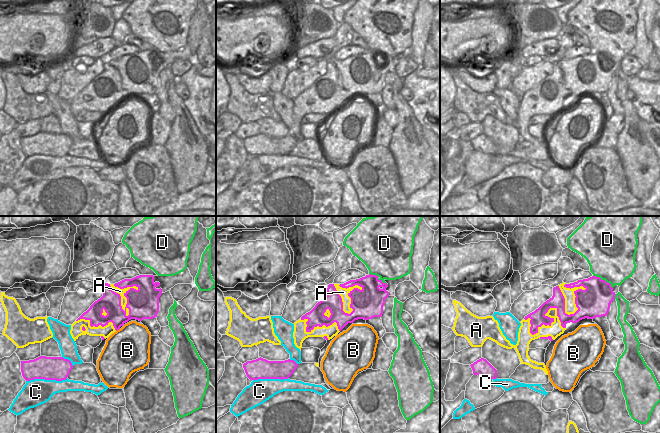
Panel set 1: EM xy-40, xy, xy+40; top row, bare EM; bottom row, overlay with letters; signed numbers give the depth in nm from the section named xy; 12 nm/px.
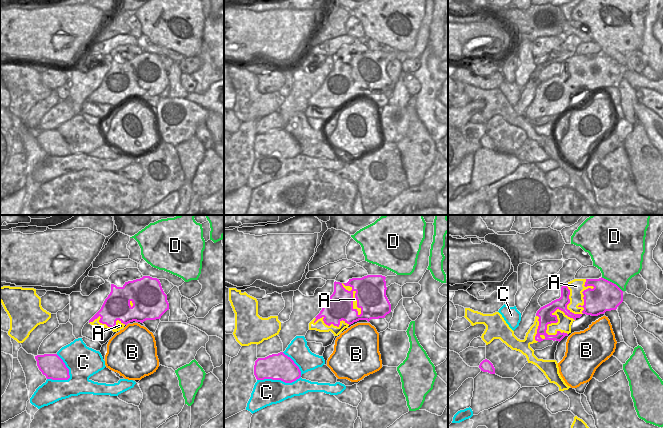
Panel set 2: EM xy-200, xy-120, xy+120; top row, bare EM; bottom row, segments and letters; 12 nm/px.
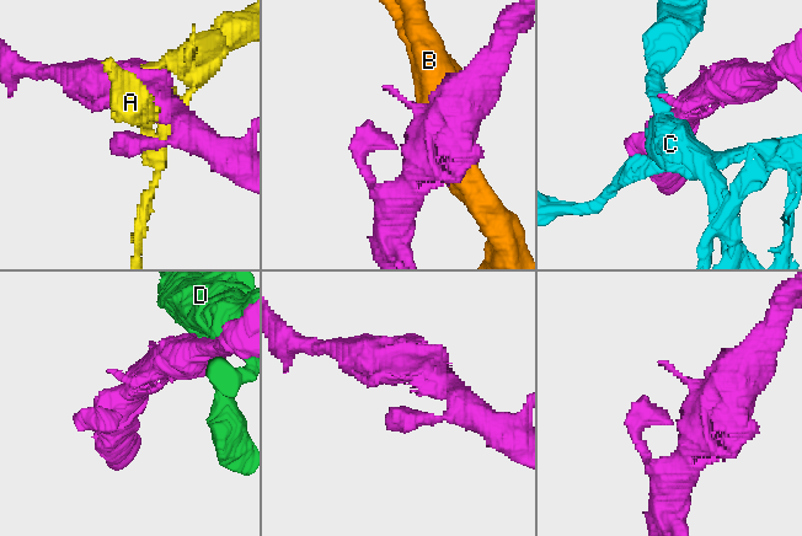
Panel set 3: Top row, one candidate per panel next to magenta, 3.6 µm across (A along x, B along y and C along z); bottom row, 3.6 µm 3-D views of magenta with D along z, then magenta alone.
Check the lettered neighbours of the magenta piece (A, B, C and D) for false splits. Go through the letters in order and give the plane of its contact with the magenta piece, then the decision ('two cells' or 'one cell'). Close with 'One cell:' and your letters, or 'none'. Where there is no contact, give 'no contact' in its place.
A: xy-40 | two cells
B: xy-40 | two cells
C: xy-40 | two cells
D: xy+40 | two cells
One cell: none

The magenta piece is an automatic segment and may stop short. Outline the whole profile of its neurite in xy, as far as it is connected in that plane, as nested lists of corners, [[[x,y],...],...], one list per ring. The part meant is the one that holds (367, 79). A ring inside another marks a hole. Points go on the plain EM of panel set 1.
[[[366,51],[360,55],[350,56],[339,62],[349,64],[355,61],[362,65],[354,64],[348,69],[351,74],[350,84],[353,87],[348,90],[343,87],[342,74],[336,66],[334,60],[329,60],[327,72],[318,78],[315,83],[301,93],[301,96],[307,95],[306,108],[311,108],[315,103],[326,103],[337,99],[341,107],[348,99],[353,99],[358,95],[372,95],[381,93],[385,75],[389,72],[386,66],[387,59],[383,59],[376,51]]]

